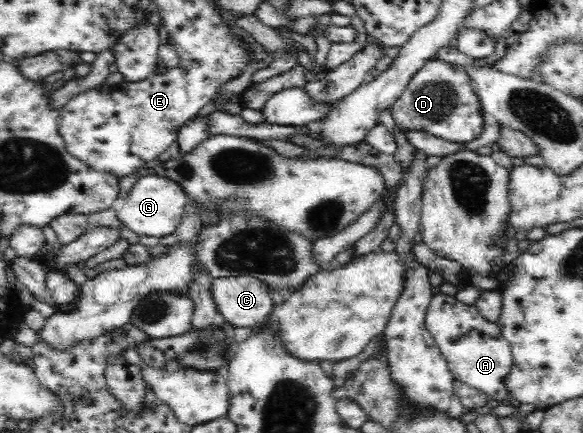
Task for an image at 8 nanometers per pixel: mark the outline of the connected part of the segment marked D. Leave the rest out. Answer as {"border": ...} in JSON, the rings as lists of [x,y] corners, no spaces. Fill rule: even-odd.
{"border":[[[438,58],[427,60],[413,74],[407,89],[392,105],[391,114],[399,129],[426,131],[451,143],[467,143],[482,131],[478,100],[466,68],[452,66]]]}

